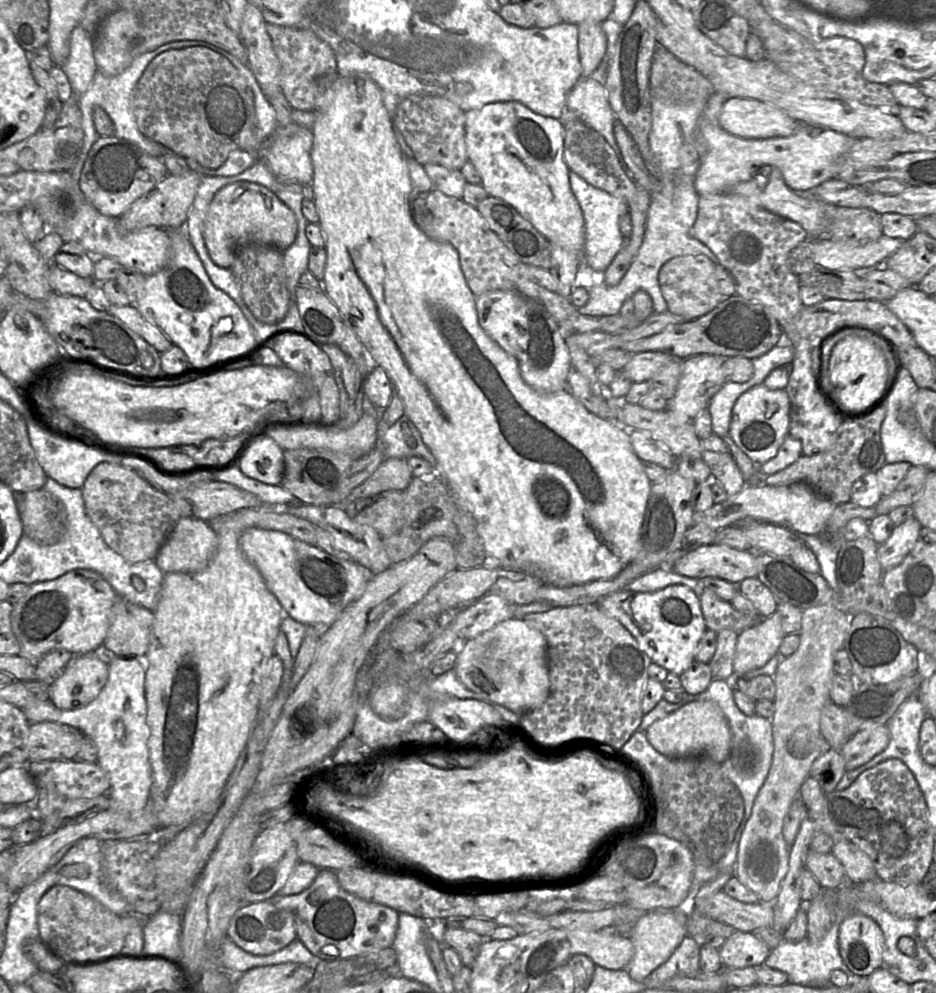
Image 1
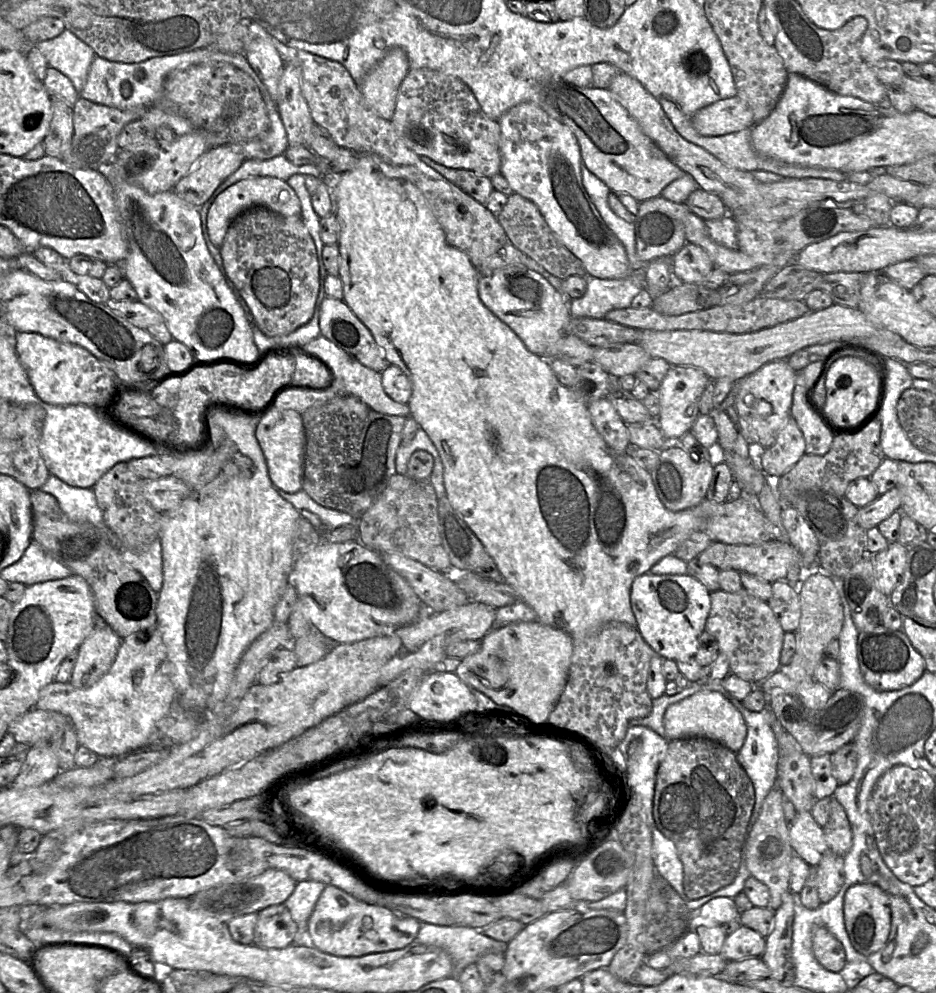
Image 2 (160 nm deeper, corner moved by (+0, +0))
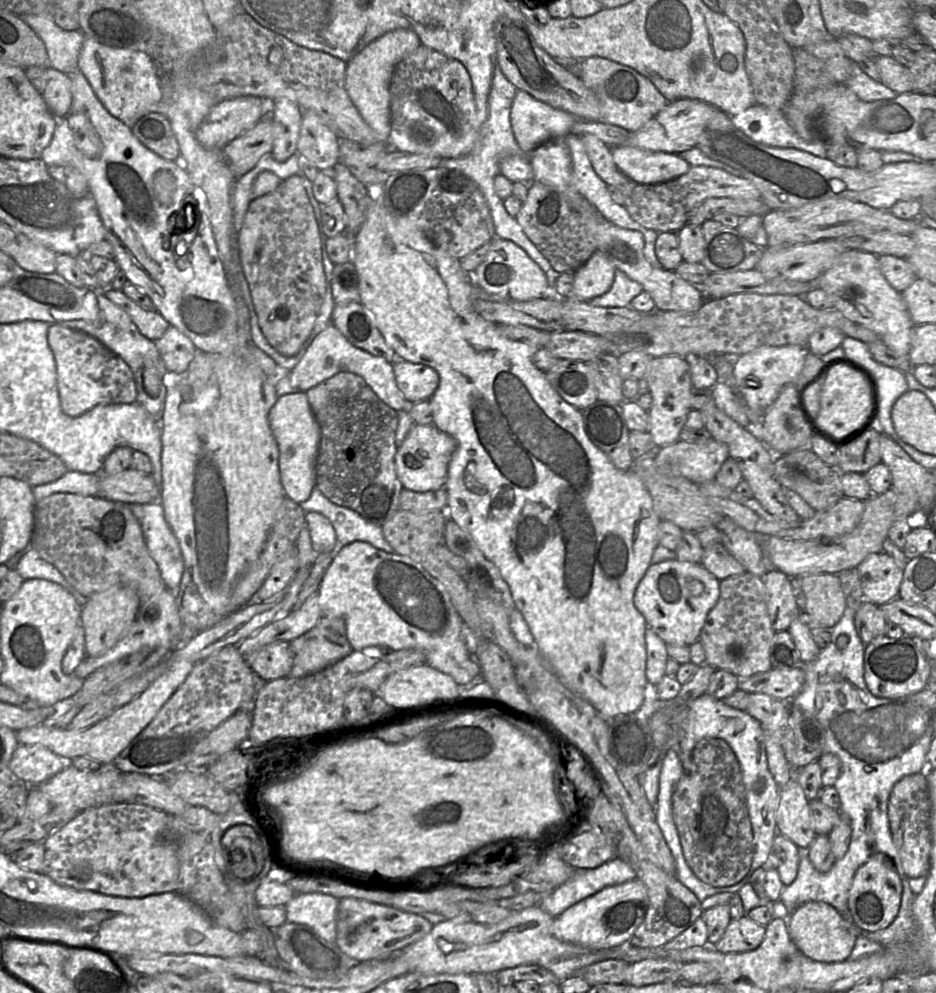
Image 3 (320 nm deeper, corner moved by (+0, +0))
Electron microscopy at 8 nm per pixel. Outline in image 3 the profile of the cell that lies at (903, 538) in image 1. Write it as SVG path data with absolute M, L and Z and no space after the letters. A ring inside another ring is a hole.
M883 551L866 557L857 571L865 601L882 606L898 597L904 569Z

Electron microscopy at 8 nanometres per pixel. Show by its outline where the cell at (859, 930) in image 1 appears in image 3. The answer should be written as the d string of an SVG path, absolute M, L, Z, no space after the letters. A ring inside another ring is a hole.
M877 852L863 864L853 878L848 896L851 921L860 931L871 933L886 929L896 918L902 896L902 882L890 857Z

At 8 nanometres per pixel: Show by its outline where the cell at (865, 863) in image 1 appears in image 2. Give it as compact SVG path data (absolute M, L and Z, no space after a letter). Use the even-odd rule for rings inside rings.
M832 796L830 816L823 827L829 849L844 857L852 846L852 830L843 806Z

